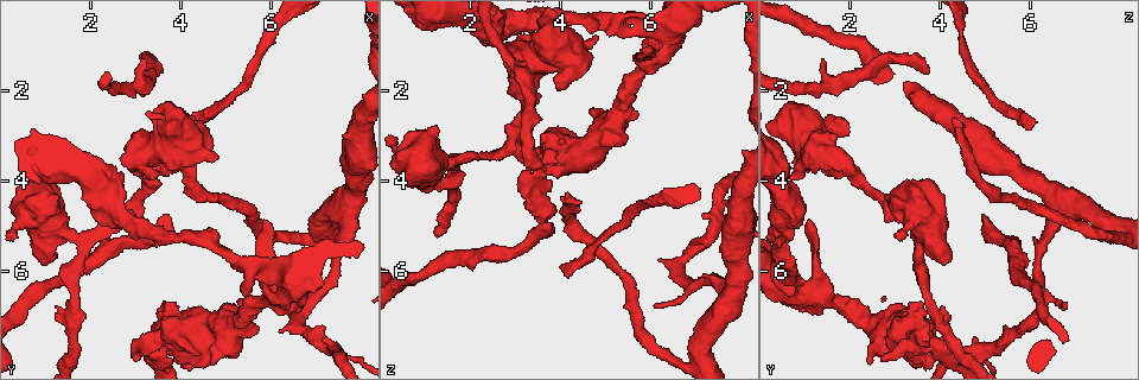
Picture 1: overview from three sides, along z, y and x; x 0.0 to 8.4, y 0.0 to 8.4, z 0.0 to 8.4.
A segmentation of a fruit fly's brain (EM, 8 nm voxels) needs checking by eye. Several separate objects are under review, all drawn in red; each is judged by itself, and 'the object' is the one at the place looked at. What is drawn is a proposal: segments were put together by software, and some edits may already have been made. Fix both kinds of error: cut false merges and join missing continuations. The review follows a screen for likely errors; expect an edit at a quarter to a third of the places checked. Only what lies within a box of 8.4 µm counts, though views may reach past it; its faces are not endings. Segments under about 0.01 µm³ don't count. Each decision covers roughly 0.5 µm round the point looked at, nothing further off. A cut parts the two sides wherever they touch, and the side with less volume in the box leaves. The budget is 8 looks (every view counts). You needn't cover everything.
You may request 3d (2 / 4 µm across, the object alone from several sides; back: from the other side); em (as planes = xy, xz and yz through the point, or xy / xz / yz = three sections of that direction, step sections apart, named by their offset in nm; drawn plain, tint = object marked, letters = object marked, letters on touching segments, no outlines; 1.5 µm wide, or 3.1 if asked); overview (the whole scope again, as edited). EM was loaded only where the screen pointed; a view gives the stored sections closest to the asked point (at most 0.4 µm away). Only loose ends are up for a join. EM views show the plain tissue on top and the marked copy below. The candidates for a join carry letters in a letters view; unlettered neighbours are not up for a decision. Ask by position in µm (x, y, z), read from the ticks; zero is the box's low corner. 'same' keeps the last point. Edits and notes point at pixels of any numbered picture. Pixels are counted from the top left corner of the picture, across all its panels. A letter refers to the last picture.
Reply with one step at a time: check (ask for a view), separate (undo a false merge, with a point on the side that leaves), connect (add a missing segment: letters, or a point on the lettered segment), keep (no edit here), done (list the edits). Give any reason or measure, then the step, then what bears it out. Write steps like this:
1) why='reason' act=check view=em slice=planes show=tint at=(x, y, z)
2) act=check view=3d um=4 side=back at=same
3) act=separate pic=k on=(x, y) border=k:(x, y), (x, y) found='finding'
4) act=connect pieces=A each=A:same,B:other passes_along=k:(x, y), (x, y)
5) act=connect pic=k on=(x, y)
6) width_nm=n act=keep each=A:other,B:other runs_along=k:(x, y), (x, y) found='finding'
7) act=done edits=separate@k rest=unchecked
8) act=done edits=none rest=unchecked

why='a fork' act=check view=em slice=yz step=4 show=letters at=(7.45, 7.80, 4.80)

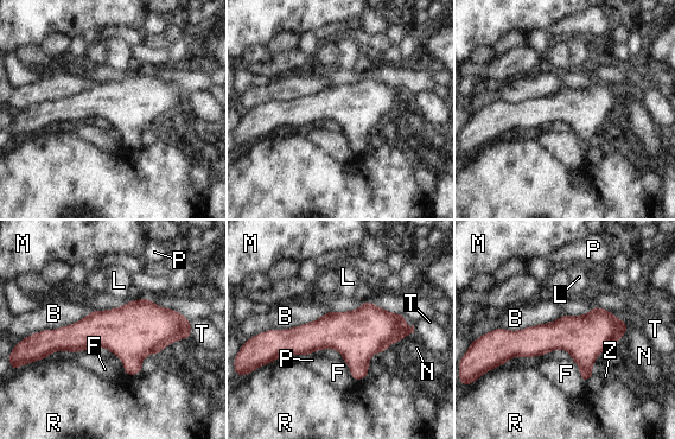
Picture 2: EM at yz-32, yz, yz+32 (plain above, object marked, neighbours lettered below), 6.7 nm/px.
width_nm=300 act=keep each=B:other,F:other,L:other,M:other,N:other,P:other,R:other,T:other,Z:other border=2:(565, 313), (519, 330), (494, 330) found='all the same cell'

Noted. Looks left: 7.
why='an open end' act=check view=em slice=planes show=letters at=(3.05, 7.90, 2.75)

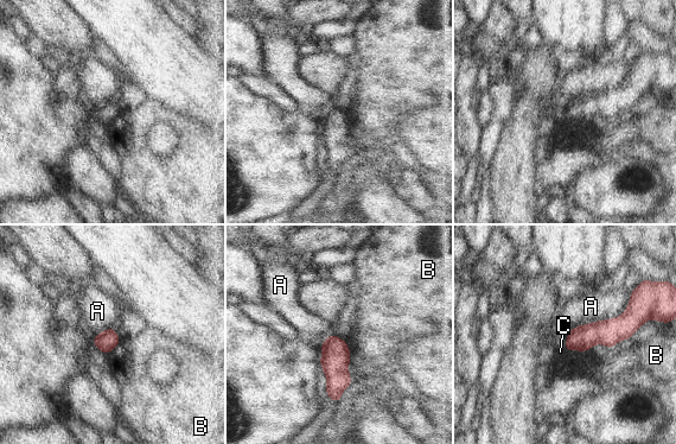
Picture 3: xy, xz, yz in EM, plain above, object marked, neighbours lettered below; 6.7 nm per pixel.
longest_contact=A:480nm act=keep each=A:other,B:other,C:other runs_along=3:(639, 314), (623, 328), (568, 347) found='none of them fits'

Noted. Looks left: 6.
act=check view=em slice=planes show=tint at=(3.75, 4.80, 4.95)

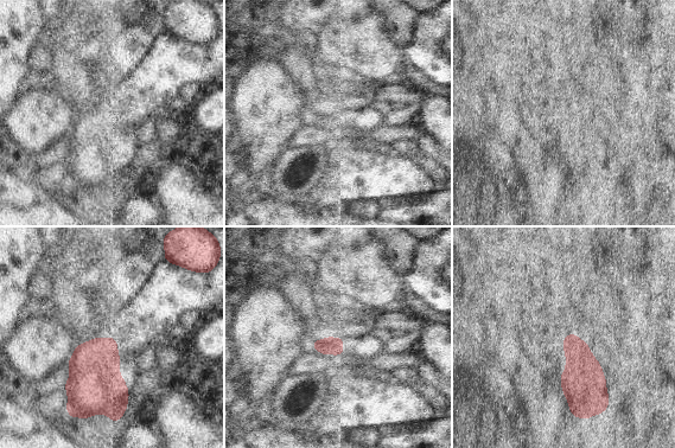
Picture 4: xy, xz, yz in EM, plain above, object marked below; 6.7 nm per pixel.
act=check view=em slice=planes show=letters at=same

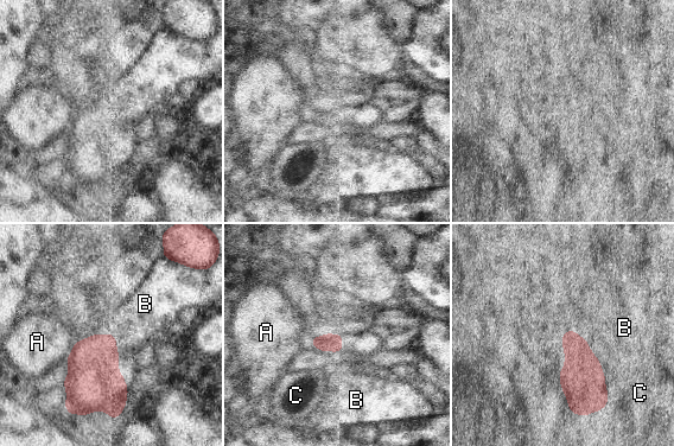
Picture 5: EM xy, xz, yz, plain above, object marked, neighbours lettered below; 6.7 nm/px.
act=connect pieces=B each=A:other,B:same,C:other found='it goes on there'

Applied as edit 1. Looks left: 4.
act=done edits=connect@5 rest=unchecked

